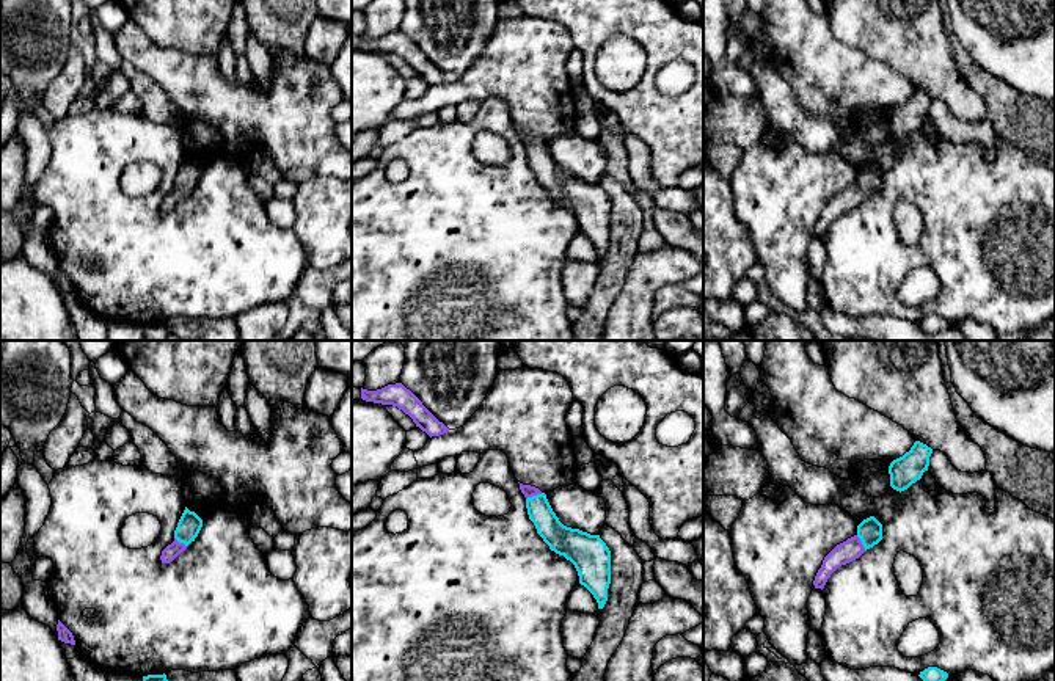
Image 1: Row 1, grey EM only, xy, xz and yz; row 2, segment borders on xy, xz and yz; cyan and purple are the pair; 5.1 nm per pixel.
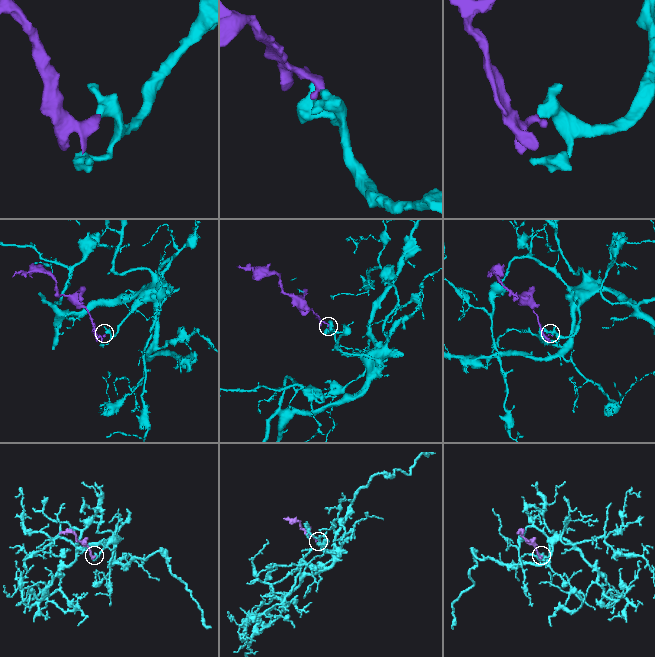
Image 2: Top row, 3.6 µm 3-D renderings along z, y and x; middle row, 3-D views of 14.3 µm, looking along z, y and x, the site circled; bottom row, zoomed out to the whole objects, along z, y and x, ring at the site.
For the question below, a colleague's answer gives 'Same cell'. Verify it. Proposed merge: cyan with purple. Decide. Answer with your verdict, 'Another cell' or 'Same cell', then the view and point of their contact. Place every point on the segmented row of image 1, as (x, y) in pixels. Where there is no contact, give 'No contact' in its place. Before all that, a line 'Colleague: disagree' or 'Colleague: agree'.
Colleague: agree
Same cell. Touches cyan at xz (534, 496)

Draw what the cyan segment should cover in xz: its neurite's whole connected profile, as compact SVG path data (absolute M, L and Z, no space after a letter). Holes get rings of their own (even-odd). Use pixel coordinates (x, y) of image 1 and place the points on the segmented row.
M520 483L520 490L526 497L528 515L537 534L551 551L575 565L579 584L593 595L598 609L603 609L611 584L611 551L606 543L600 535L564 526L553 512L546 494L538 488Z

